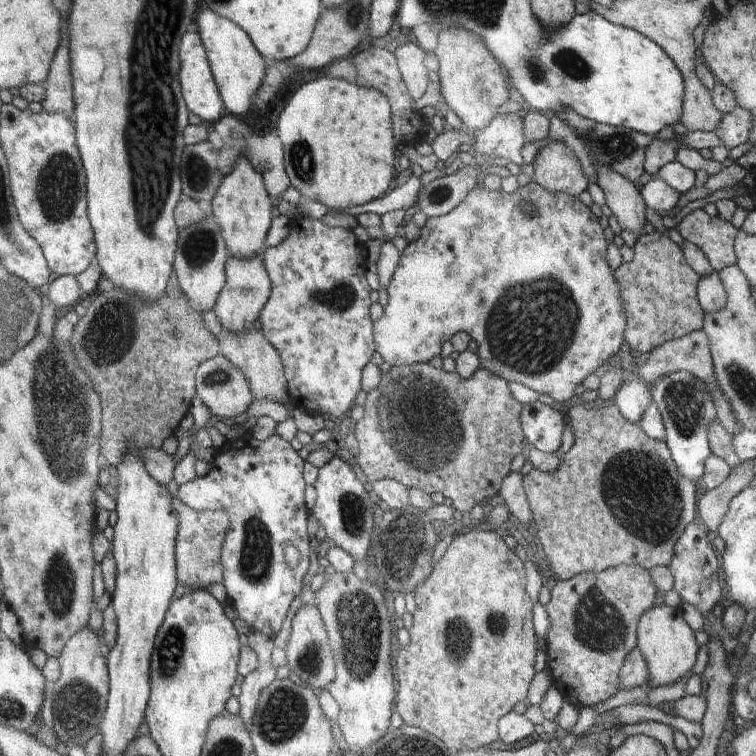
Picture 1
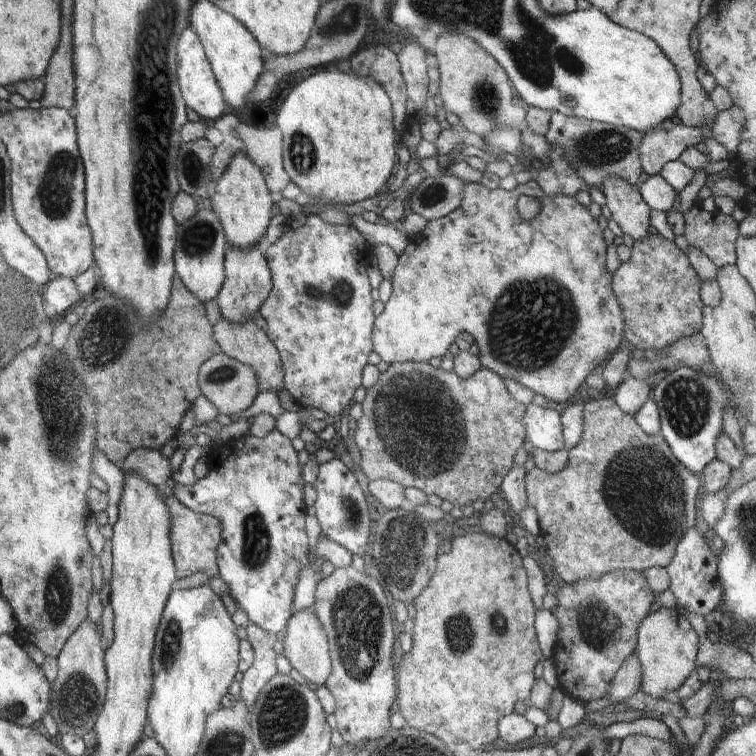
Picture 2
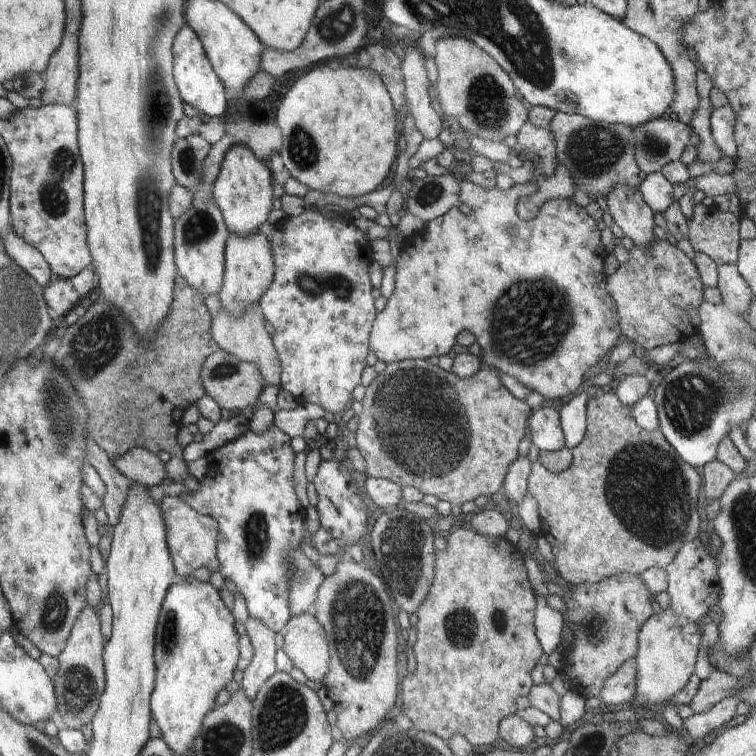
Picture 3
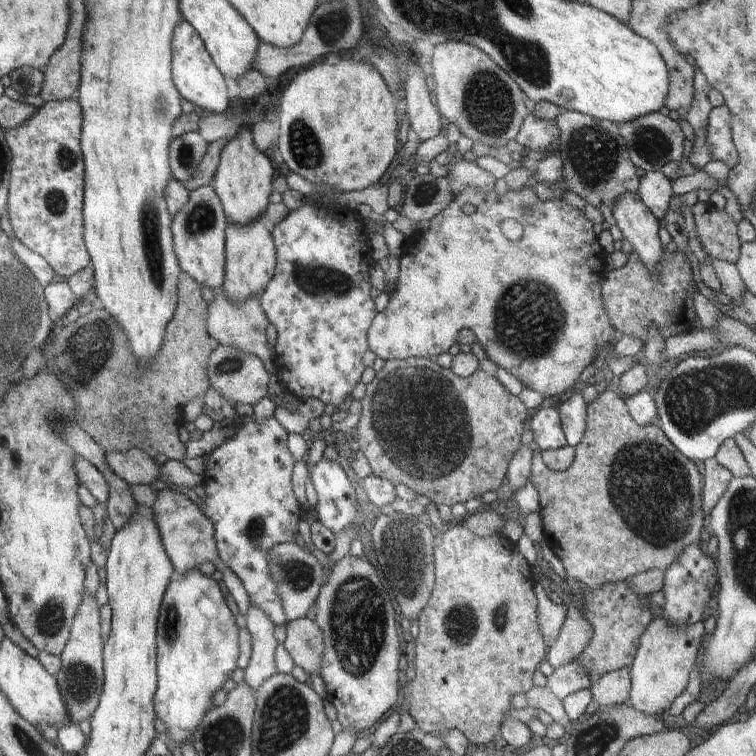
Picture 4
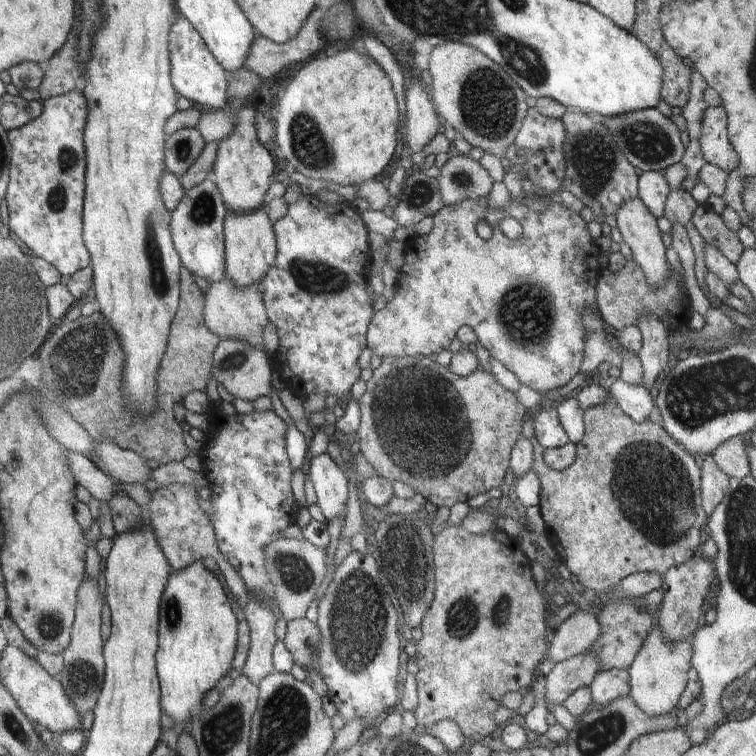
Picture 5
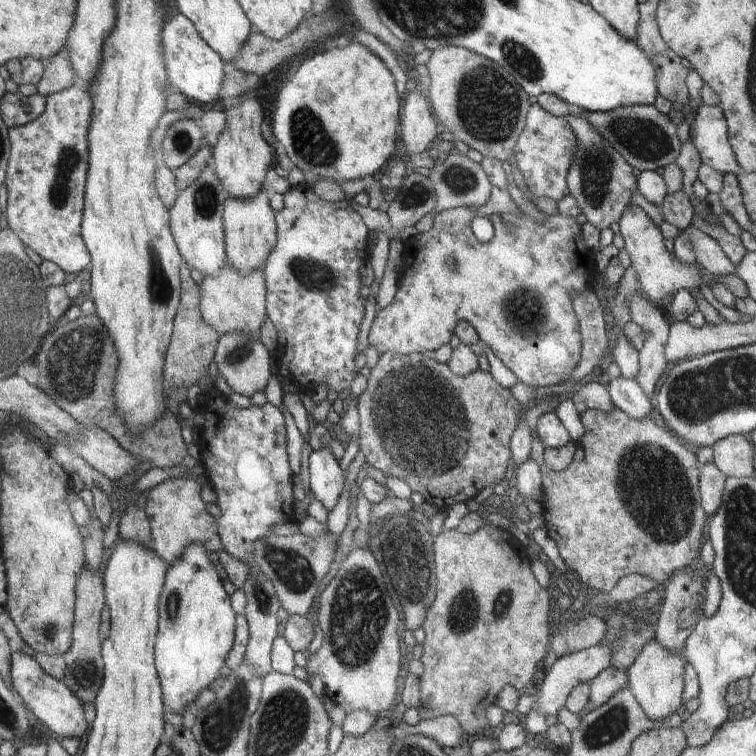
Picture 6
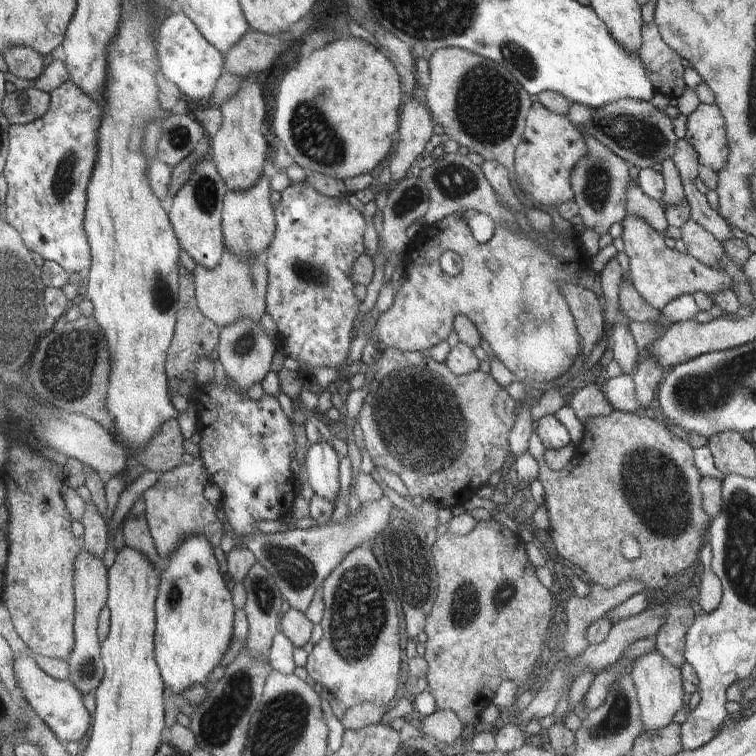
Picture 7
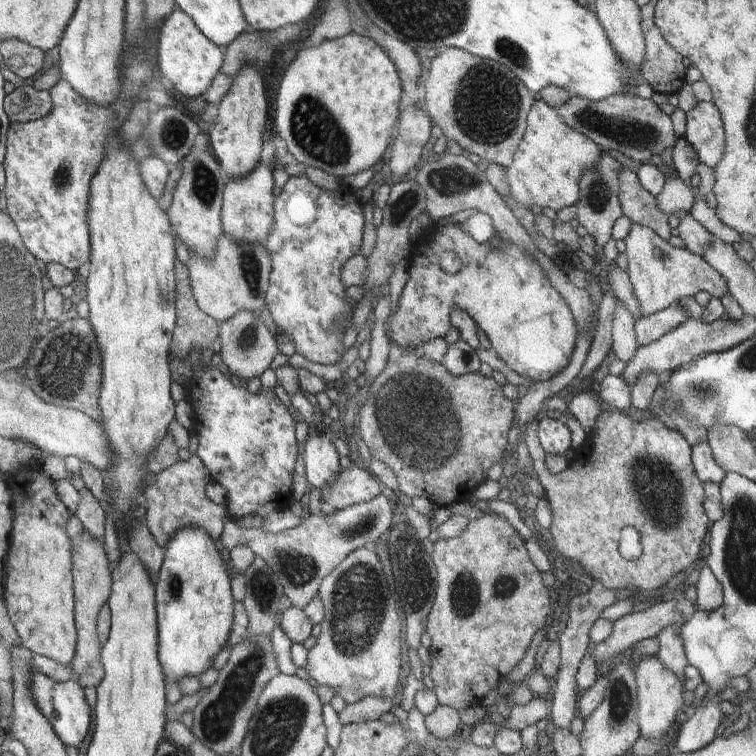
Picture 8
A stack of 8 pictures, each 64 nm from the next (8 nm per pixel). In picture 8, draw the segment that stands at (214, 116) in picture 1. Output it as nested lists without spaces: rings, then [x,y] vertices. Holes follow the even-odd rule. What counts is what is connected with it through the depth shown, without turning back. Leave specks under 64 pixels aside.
[[[182,10],[172,14],[158,34],[158,66],[160,74],[174,84],[175,90],[186,96],[202,96],[210,88],[224,62],[224,49],[216,46],[198,30],[194,21]]]

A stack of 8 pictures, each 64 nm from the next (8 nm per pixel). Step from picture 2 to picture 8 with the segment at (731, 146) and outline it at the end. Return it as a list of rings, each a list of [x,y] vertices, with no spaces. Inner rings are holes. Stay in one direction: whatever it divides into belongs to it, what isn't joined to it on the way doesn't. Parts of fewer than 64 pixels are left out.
[[[699,101],[698,105],[685,114],[686,130],[684,140],[695,148],[699,160],[714,169],[722,160],[725,151],[725,128],[720,111],[710,102]]]

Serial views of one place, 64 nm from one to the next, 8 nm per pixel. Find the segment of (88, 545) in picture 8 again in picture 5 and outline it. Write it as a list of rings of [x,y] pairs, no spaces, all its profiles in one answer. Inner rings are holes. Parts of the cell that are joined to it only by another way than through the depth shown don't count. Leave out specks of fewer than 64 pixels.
[[[84,576],[80,588],[78,588],[75,620],[72,626],[72,638],[70,644],[61,655],[64,660],[64,670],[60,677],[60,684],[68,692],[70,702],[74,702],[74,708],[83,716],[86,712],[96,709],[98,696],[102,691],[105,678],[105,664],[103,660],[103,641],[101,640],[101,610],[105,600],[99,591],[98,582]]]

